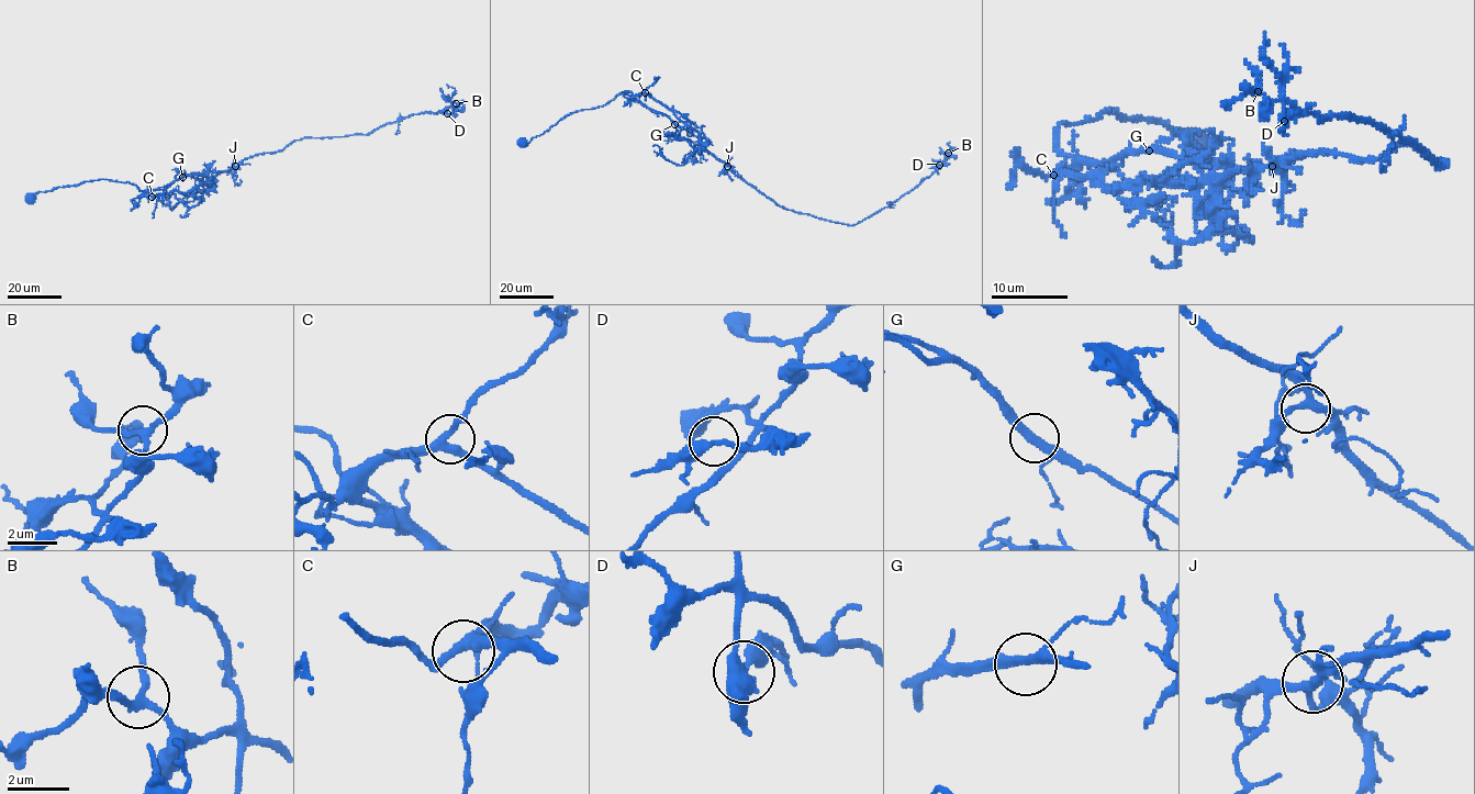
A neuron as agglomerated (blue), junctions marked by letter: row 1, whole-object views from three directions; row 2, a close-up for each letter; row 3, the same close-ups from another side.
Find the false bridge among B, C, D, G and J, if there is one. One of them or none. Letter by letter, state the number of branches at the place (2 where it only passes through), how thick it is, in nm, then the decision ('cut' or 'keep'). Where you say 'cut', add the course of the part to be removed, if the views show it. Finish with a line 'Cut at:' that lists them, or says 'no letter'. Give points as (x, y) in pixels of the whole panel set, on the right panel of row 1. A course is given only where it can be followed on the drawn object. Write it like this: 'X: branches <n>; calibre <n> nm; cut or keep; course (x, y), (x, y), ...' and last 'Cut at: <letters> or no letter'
B: branches 3; calibre 200 nm; keep
C: branches 3; calibre 320 nm; keep
D: branches 2; calibre 240 nm; keep
G: branches 2; calibre 280 nm; cut; course (1148, 152), (1113, 169), (1080, 160), (1057, 174), (1096, 177), (1121, 192), (1218, 177), (1247, 207)
J: branches 3; calibre 260 nm; keep
Cut at: G

